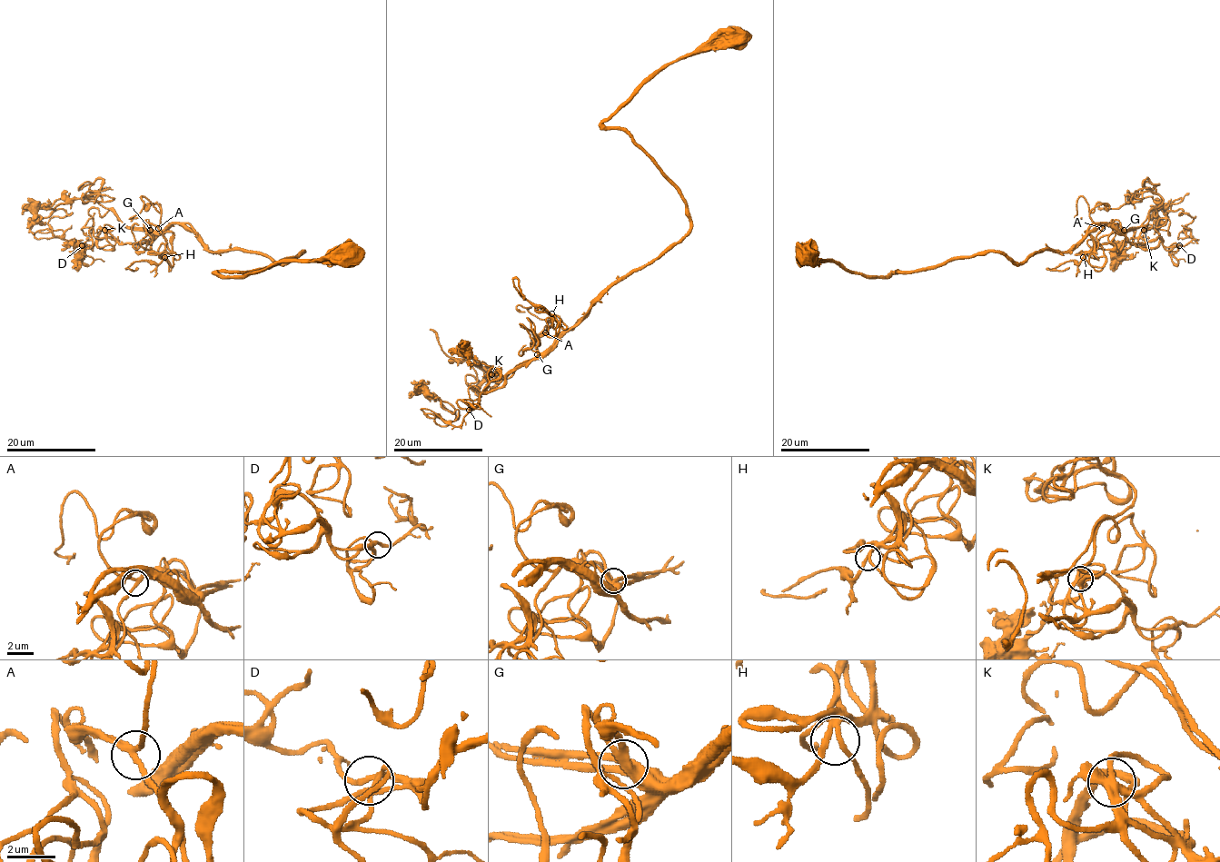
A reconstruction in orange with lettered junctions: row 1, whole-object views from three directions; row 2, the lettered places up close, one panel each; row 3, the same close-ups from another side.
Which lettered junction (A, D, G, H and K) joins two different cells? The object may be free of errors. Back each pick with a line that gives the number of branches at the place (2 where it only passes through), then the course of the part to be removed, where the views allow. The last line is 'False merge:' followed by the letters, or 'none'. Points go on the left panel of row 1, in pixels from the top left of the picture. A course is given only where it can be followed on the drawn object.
False merge: none

